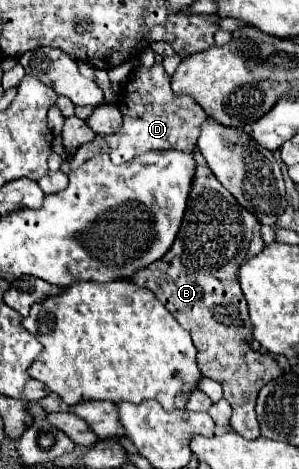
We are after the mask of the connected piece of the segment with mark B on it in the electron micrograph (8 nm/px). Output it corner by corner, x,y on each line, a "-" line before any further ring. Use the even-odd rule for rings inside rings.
197,166
179,236
163,260
141,268
131,278
133,284
149,288
191,334
197,348
197,366
203,376
223,386
223,398
233,408
231,428
243,438
261,436
255,416
257,394
267,382
283,374
273,358
251,350
251,320
239,286
239,266
263,248
259,220
239,206
207,166

